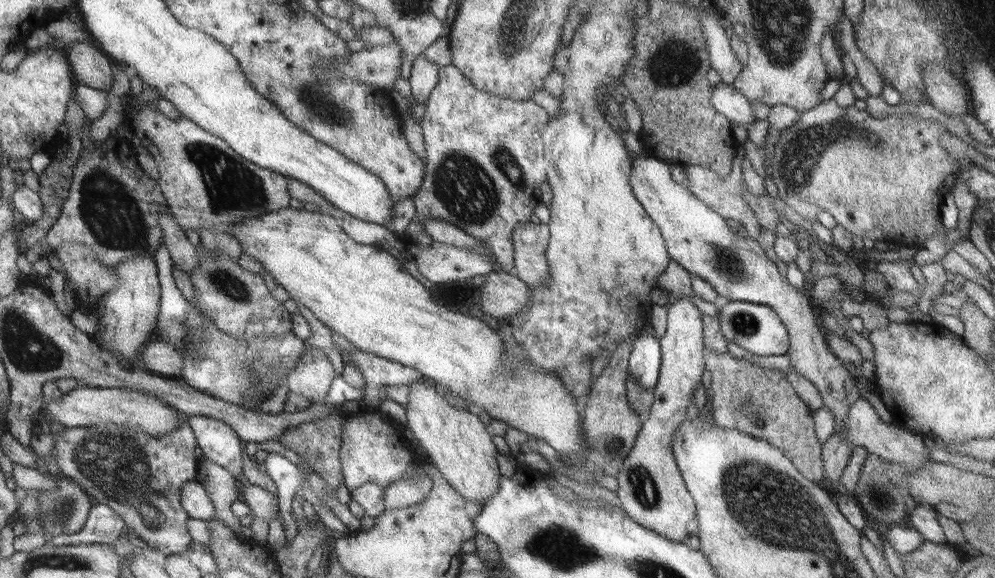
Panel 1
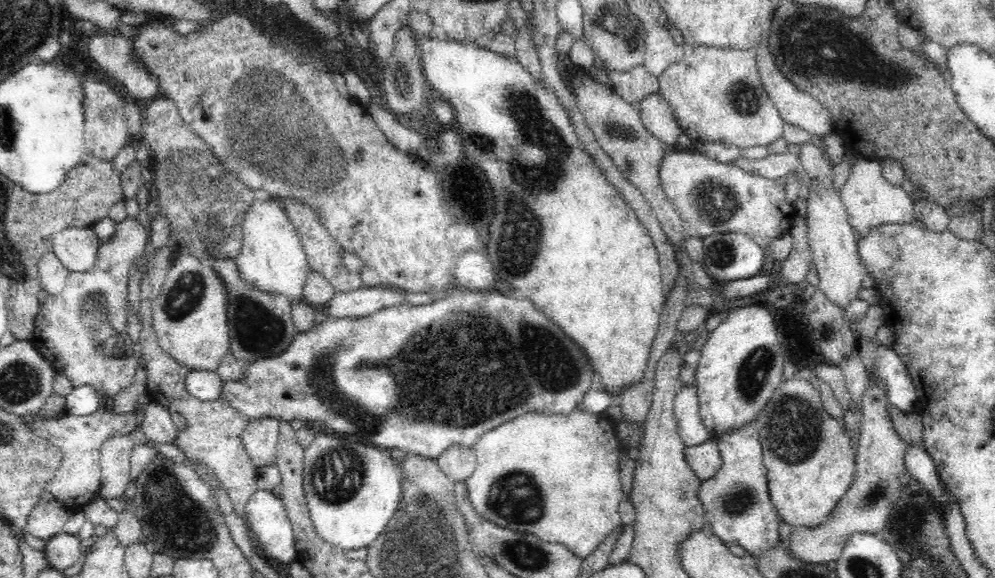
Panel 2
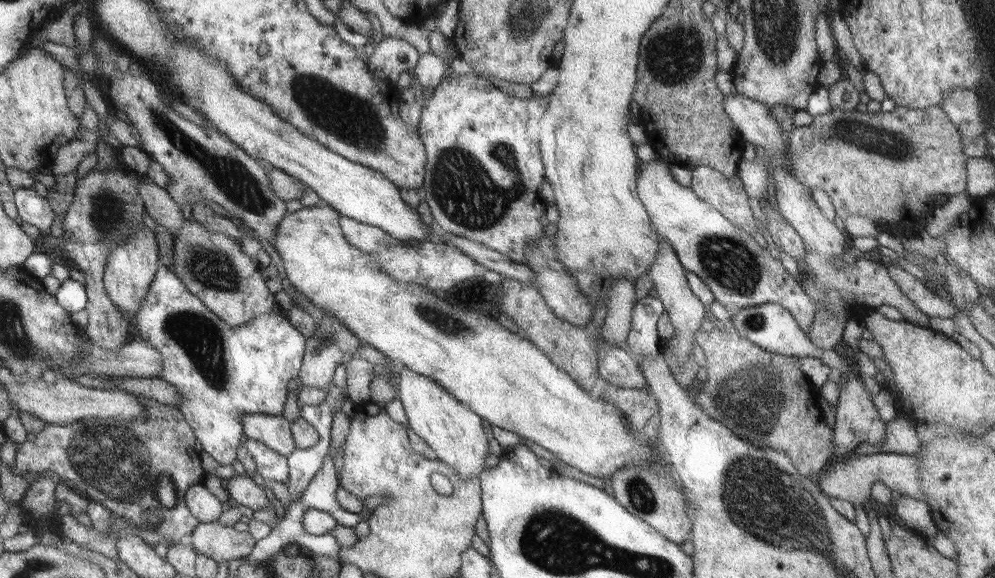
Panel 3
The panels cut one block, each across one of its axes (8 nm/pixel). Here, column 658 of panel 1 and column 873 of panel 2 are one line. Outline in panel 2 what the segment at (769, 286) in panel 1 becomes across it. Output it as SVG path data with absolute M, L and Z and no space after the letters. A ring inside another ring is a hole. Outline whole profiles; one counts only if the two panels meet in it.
M858 158L852 166L848 182L840 190L840 198L846 206L850 216L850 224L858 238L864 238L872 228L882 224L910 224L916 220L914 206L916 202L902 190L902 184L892 184L882 178L882 164L880 160Z

